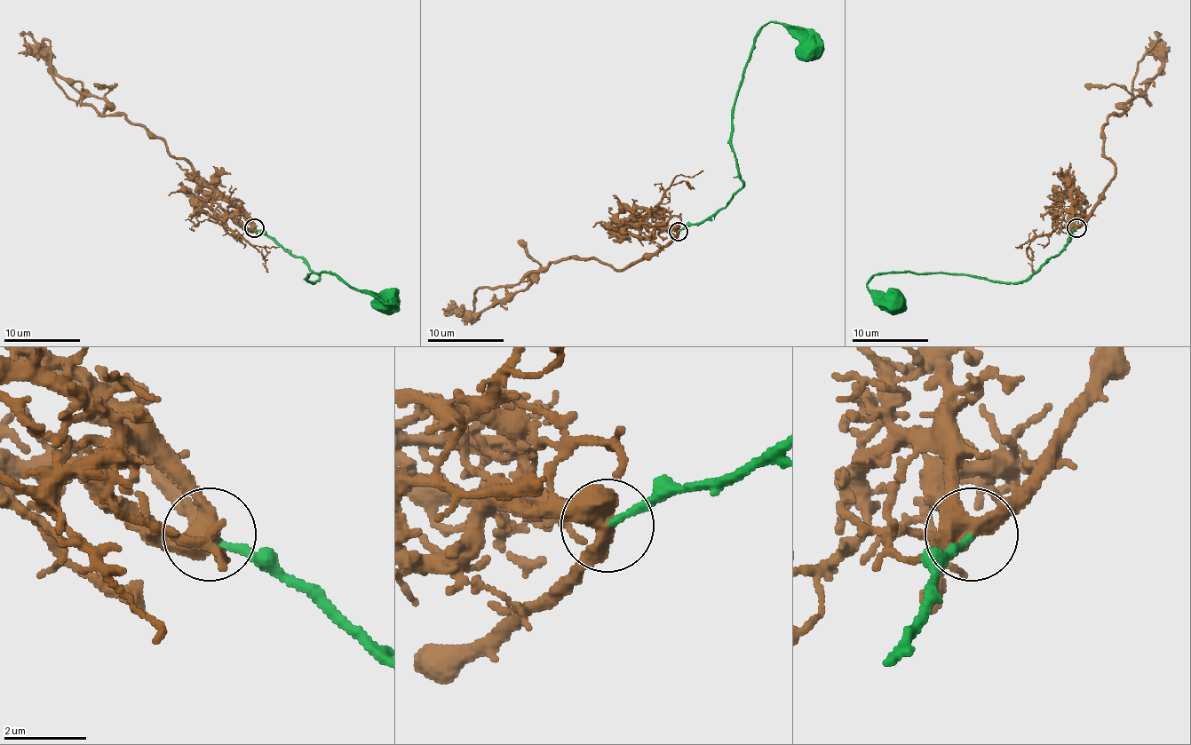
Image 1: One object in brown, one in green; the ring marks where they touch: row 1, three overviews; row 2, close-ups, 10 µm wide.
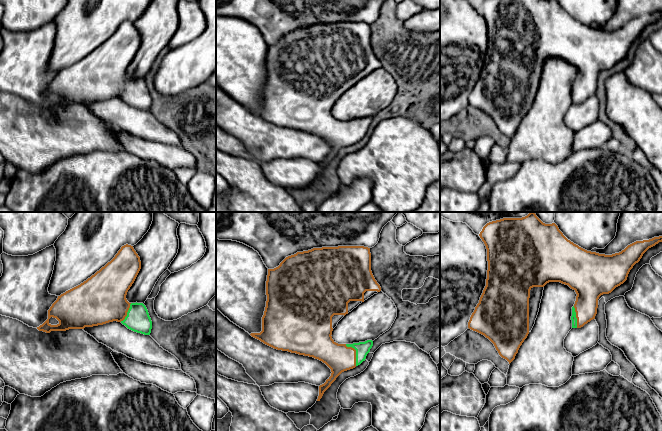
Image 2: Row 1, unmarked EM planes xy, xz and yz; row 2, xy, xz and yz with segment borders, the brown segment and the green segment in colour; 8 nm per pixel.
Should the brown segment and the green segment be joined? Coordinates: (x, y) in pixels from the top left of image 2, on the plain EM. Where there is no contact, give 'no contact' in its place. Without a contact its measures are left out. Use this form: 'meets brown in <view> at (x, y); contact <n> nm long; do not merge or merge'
meets brown in xz at (355, 129); contact 200 nm long; merge

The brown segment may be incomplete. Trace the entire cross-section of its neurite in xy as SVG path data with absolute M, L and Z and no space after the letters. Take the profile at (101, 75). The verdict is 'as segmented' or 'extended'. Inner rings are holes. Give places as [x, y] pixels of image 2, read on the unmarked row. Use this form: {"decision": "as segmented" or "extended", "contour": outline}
{"decision": "extended", "contour": "M124 21L104 43L80 61L58 72L48 86L48 95L37 105L46 109L84 105L109 98L121 98L128 105L150 111L152 97L143 79L129 79L126 71L141 45L140 33L131 21Z"}

